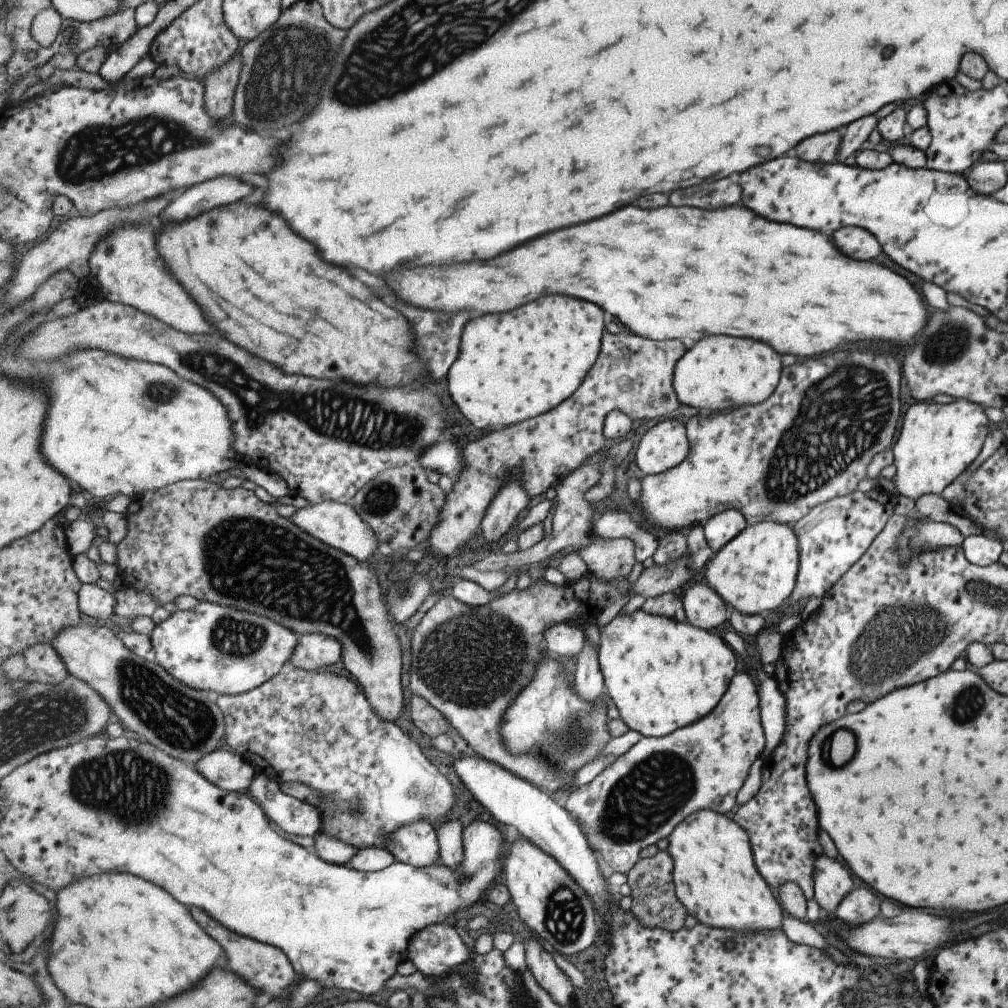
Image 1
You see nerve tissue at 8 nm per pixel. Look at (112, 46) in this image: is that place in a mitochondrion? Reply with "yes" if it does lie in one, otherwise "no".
no

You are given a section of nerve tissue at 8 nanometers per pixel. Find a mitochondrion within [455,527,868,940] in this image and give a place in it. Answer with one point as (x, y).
(652, 792)

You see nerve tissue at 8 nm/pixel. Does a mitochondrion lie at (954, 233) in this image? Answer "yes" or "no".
no

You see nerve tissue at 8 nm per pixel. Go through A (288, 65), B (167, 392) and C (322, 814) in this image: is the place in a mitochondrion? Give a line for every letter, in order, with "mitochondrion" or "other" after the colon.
A: mitochondrion
B: mitochondrion
C: other

